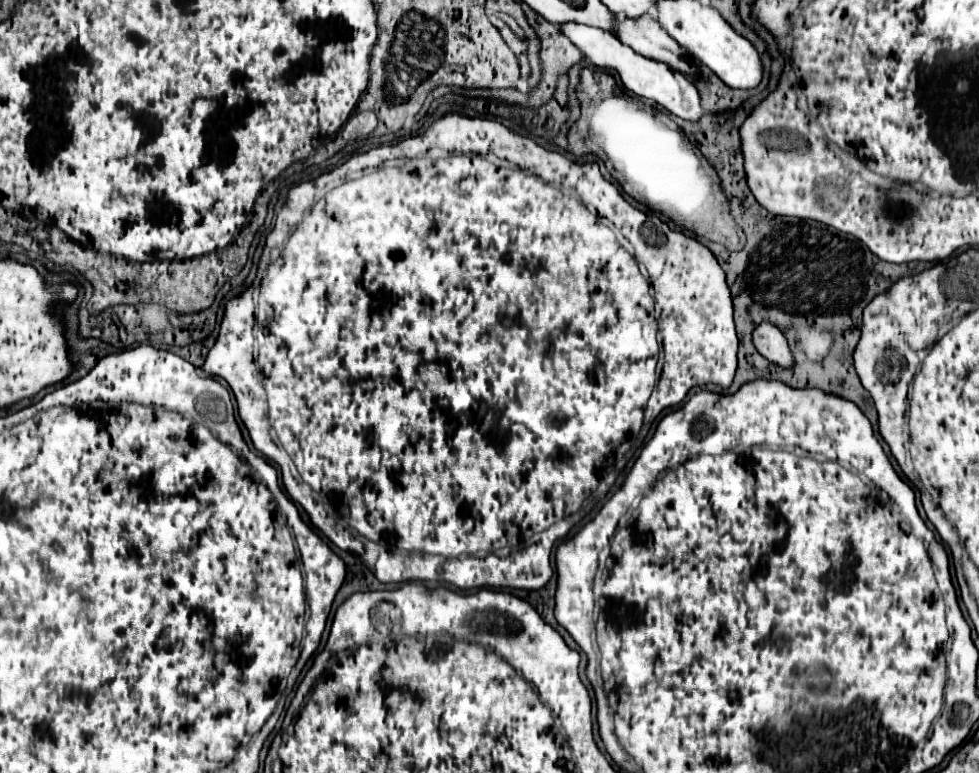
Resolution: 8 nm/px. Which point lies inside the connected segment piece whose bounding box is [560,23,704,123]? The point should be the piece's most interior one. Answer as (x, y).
(646, 78)

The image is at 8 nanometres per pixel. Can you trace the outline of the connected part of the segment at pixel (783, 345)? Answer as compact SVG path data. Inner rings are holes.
M760 323L752 335L754 335L754 345L762 357L766 357L770 363L778 367L794 369L796 361L790 351L788 339L778 327L774 327L772 323Z

